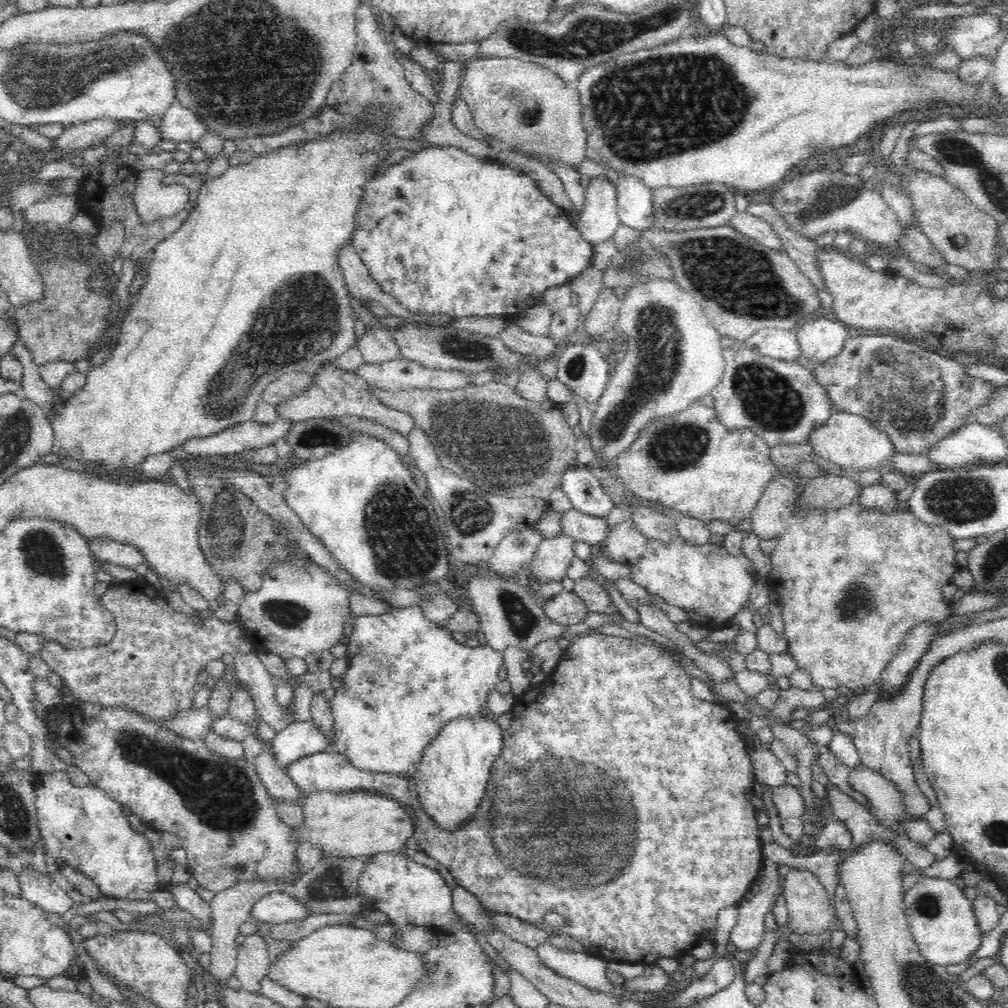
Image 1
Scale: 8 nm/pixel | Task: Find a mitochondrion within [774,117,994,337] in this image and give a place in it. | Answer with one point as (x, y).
(833, 195)

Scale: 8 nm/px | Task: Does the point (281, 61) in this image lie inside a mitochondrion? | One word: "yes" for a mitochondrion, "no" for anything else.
yes

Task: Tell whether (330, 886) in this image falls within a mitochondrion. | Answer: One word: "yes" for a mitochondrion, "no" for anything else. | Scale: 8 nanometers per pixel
yes

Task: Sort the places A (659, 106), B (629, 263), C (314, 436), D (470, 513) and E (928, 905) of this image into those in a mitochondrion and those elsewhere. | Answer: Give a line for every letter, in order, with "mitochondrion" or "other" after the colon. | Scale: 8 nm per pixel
A: mitochondrion
B: mitochondrion
C: mitochondrion
D: mitochondrion
E: mitochondrion

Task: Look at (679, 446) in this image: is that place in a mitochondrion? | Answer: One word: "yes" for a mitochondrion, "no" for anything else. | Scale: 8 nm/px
yes

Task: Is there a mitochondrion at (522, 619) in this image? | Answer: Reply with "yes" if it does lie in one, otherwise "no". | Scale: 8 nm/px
yes

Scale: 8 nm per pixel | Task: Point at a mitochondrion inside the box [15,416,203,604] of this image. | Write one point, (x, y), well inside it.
(39, 548)

